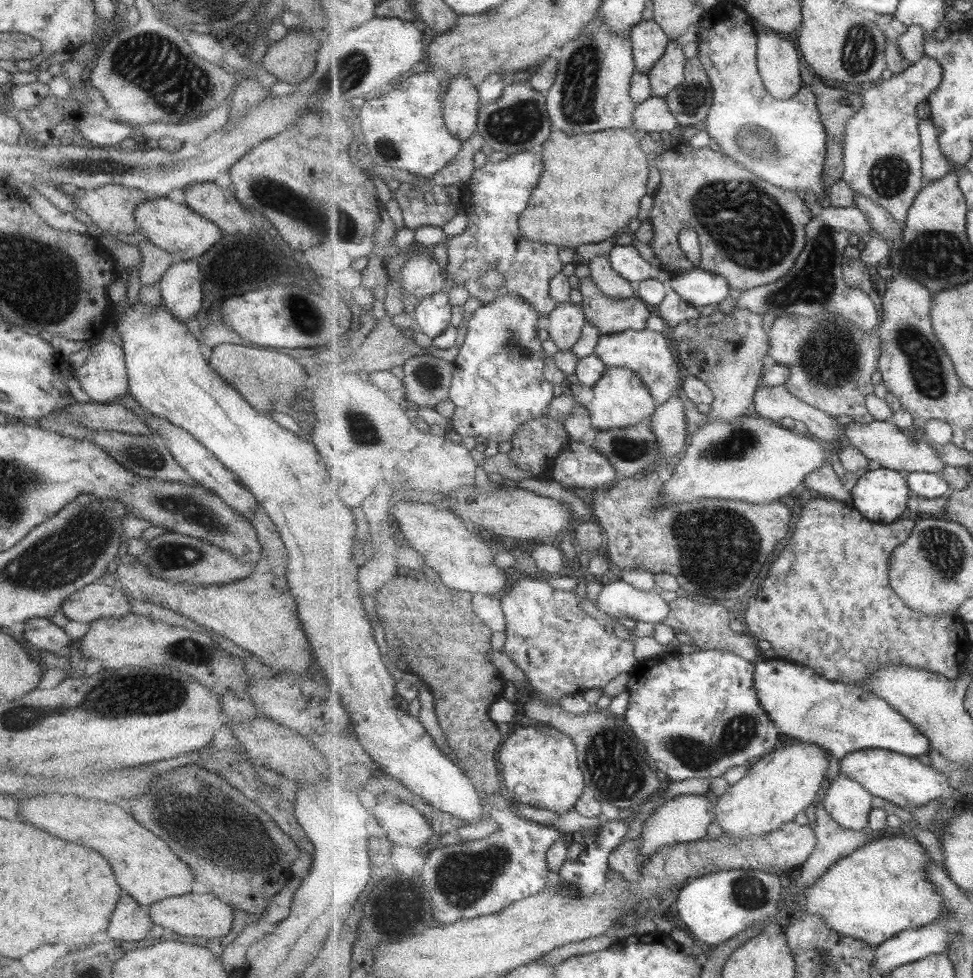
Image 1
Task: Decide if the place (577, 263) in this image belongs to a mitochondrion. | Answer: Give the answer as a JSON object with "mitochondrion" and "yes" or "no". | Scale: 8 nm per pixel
{"mitochondrion":"no"}

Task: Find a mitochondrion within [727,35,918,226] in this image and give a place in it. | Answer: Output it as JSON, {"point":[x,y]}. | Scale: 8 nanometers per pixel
{"point":[752,138]}

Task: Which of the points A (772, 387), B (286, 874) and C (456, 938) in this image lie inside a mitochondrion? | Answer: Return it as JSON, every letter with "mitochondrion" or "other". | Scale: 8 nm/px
{"A":"other","B":"other","C":"other"}

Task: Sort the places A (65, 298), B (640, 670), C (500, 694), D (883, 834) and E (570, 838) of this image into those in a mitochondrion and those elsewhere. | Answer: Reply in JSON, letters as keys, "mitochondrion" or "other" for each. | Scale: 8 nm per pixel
{"A":"mitochondrion","B":"other","C":"other","D":"other","E":"other"}

